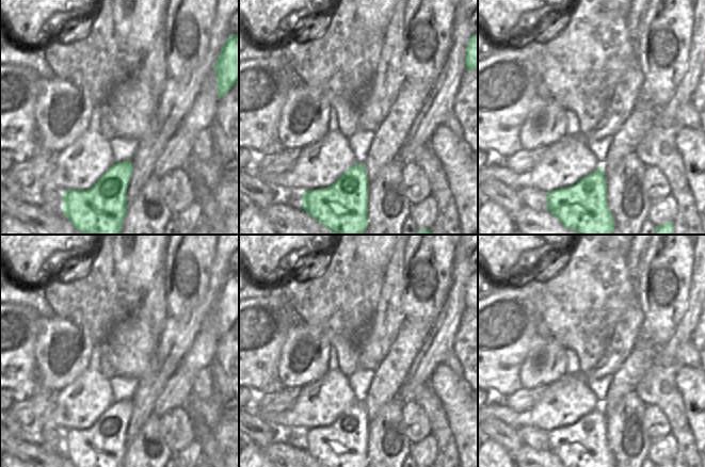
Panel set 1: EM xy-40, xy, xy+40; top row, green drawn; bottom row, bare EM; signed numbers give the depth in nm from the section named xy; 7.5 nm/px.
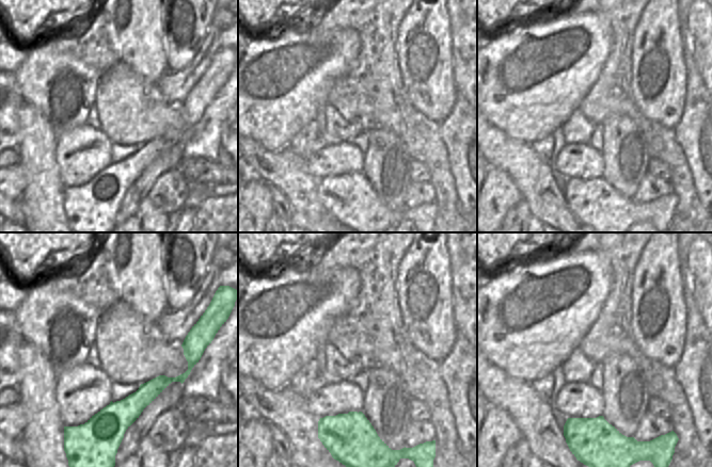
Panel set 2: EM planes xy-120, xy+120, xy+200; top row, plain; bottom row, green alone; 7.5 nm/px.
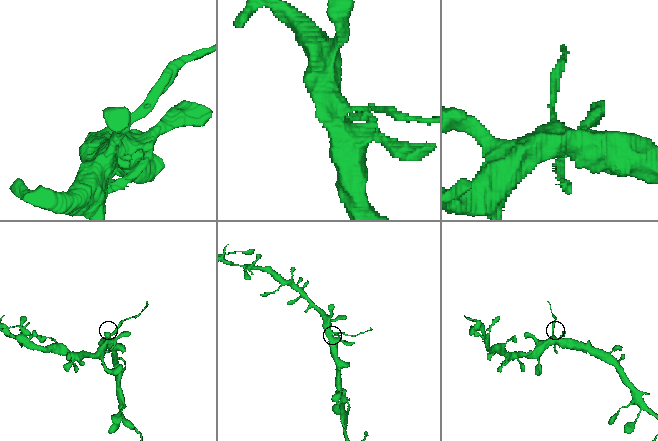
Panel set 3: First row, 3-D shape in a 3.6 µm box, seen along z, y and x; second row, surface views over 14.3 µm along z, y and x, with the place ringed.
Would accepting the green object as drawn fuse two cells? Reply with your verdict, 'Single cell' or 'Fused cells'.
Fused cells.

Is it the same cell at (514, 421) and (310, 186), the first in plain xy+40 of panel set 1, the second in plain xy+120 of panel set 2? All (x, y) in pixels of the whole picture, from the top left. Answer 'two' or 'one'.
two

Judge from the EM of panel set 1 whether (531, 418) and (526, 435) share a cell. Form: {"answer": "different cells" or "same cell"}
{"answer": "different cells"}

